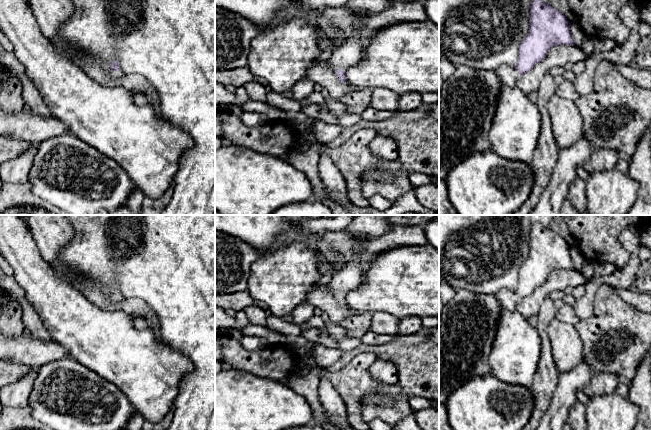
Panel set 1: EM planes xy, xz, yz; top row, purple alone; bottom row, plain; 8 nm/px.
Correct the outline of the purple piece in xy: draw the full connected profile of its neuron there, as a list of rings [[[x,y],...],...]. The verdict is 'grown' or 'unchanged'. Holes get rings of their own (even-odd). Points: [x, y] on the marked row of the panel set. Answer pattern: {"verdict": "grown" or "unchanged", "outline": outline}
{"verdict": "grown", "outline": [[[113,61],[110,66],[110,71],[108,77],[111,78],[113,81],[117,81],[118,79],[124,77],[125,74],[121,71],[119,64],[117,61]]]}

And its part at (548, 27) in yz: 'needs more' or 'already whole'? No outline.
needs more

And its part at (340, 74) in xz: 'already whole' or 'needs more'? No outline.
needs more

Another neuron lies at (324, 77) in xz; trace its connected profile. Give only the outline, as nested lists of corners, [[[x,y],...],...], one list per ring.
[[[316,65],[312,66],[307,70],[305,79],[313,81],[318,89],[326,89],[328,95],[336,101],[352,91],[358,90],[360,88],[351,85],[348,81],[342,83],[329,66]]]

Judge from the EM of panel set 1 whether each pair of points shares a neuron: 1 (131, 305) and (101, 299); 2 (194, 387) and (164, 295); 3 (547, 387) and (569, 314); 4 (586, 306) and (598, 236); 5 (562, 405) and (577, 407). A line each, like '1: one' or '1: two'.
1: one
2: one
3: two
4: two
5: two

